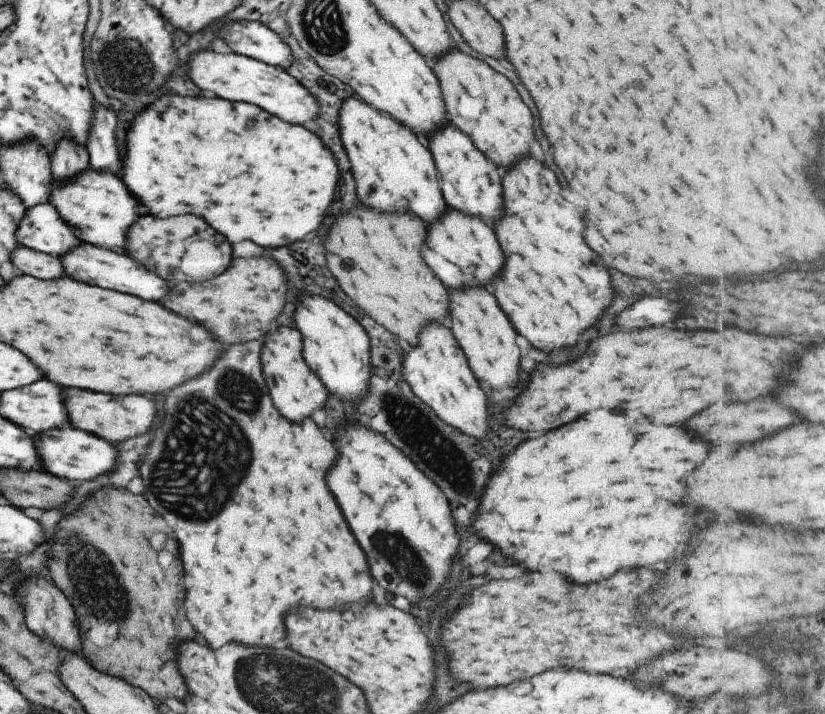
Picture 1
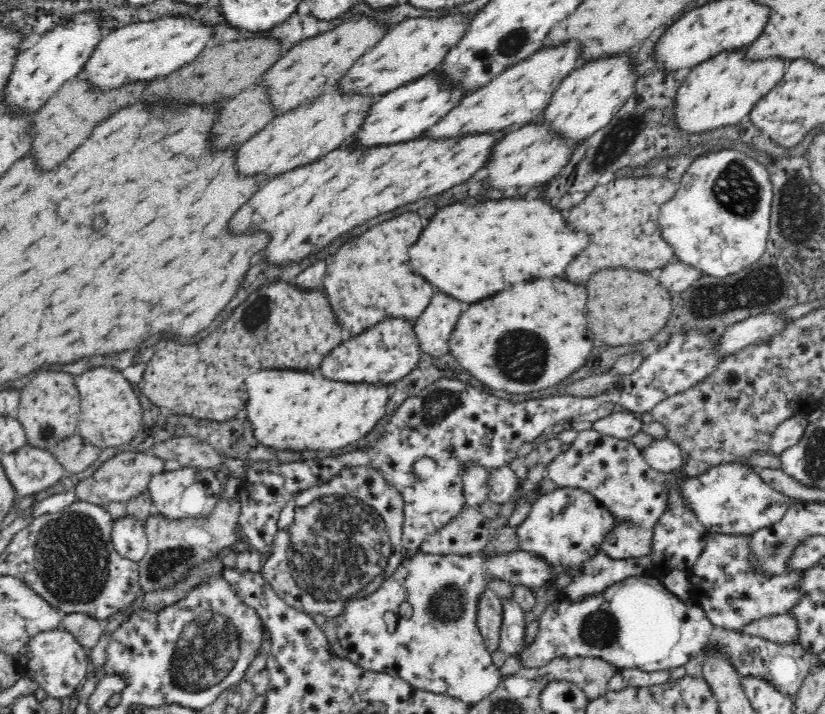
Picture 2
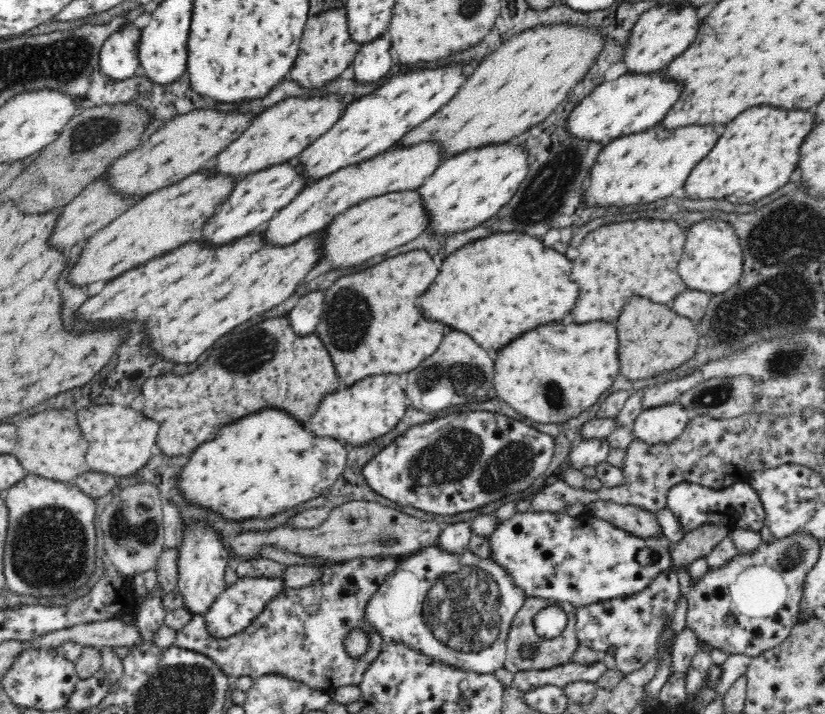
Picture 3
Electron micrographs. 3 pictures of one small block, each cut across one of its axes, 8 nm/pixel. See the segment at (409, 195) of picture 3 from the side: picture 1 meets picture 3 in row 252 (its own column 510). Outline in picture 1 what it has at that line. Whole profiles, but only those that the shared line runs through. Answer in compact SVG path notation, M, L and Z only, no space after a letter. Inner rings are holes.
M469 285L468 289L448 290L447 325L473 370L477 380L485 380L491 388L505 388L517 382L519 350L515 344L515 330L500 309L489 288Z

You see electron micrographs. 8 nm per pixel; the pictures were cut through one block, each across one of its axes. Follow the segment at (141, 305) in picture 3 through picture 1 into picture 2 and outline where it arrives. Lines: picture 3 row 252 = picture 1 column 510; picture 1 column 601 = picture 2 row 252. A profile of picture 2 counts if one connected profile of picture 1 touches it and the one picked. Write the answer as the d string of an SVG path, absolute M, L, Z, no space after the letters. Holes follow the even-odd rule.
M498 130L494 134L480 132L480 134L464 134L454 138L430 138L420 136L410 142L398 142L390 146L364 146L364 144L346 144L330 154L321 156L320 160L280 174L278 178L270 180L262 186L242 206L242 210L234 216L234 230L268 230L274 238L272 244L266 248L266 258L274 264L284 264L290 260L300 260L320 246L332 242L336 236L344 234L352 226L362 224L368 218L374 218L382 212L390 212L402 204L414 202L418 198L426 198L432 194L440 194L456 184L462 184L474 176L480 168L488 164L488 158L494 152L494 146L506 136L506 130Z

